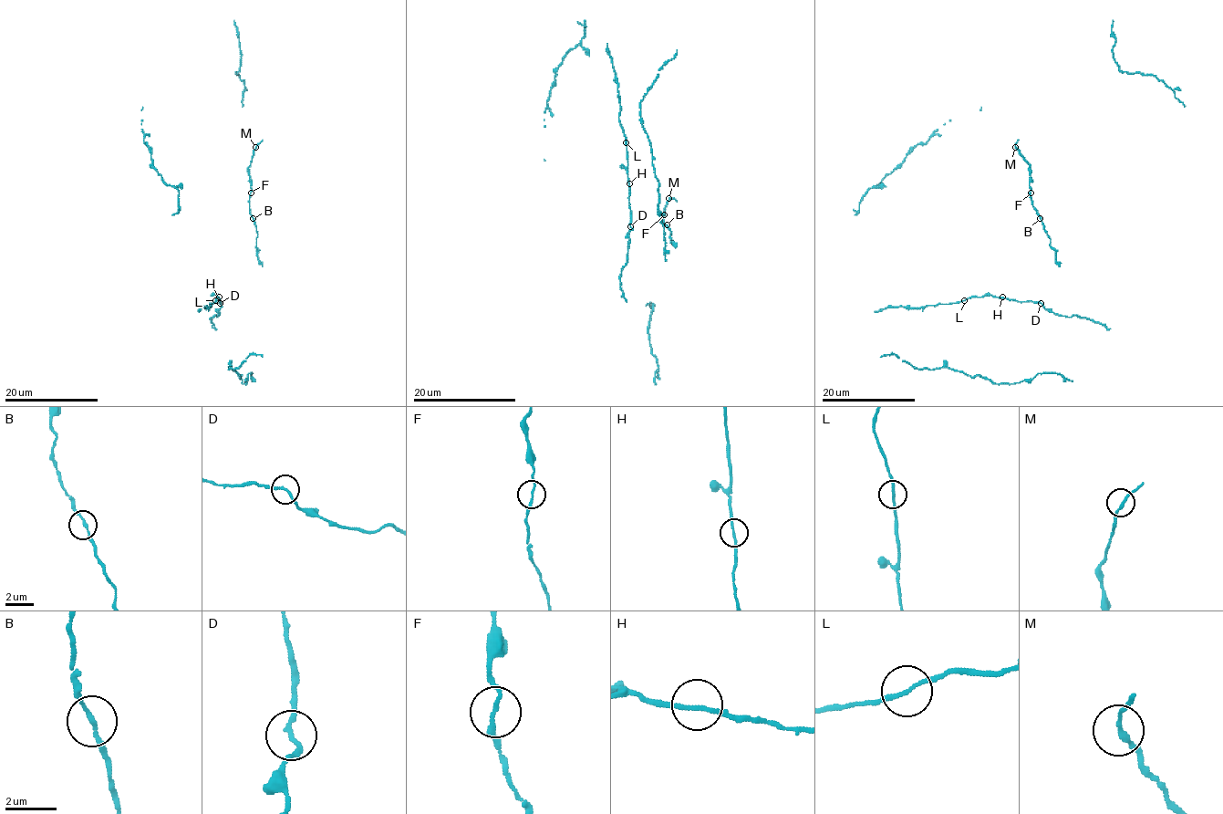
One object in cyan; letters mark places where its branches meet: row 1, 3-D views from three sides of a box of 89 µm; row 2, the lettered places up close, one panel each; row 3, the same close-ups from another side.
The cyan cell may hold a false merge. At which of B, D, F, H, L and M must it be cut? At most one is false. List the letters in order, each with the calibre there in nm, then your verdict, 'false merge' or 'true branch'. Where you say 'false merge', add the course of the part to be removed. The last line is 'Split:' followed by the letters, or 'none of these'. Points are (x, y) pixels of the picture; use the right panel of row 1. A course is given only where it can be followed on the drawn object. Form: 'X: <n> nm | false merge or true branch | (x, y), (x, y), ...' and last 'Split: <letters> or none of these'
B: 150 nm | true branch
D: 160 nm | true branch
F: 150 nm | true branch
H: 150 nm | true branch
L: 150 nm | true branch
M: 180 nm | true branch
Split: none of these

